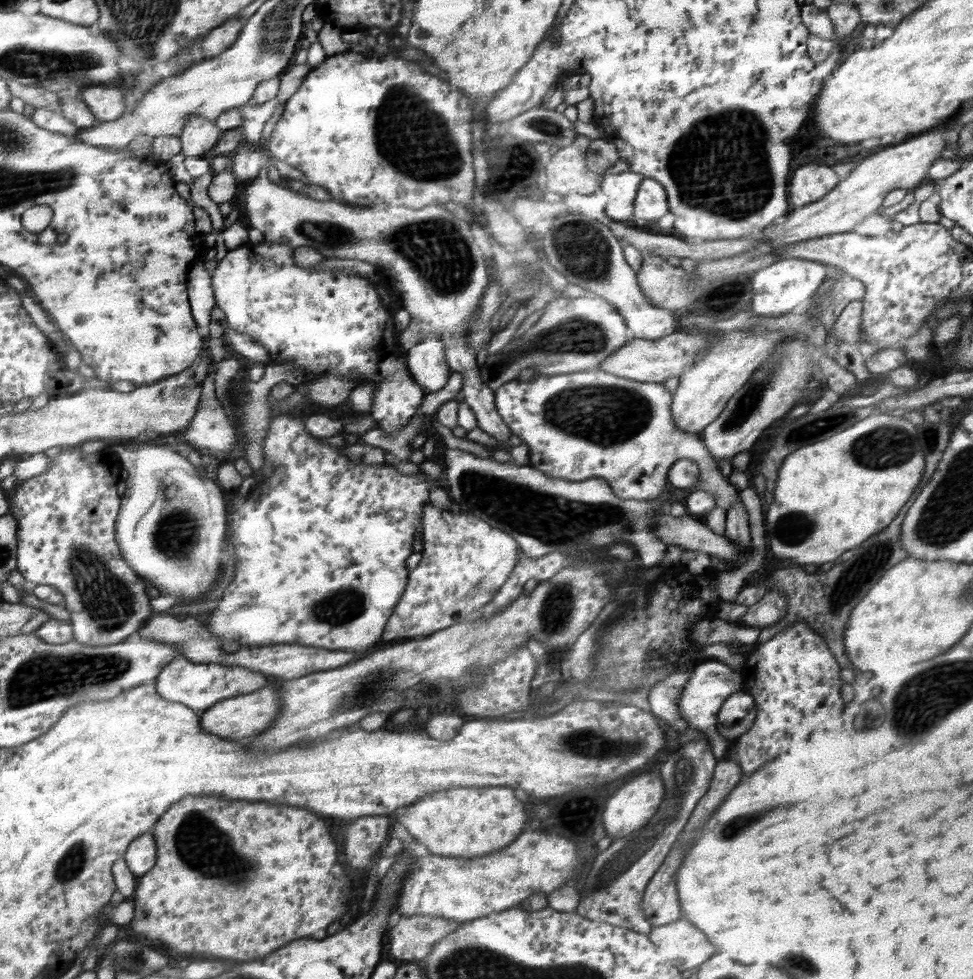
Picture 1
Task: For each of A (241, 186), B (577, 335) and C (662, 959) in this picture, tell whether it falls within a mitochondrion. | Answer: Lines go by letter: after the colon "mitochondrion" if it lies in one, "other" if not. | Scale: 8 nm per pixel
A: other
B: mitochondrion
C: other

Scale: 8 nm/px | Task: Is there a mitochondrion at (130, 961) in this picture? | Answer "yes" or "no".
yes

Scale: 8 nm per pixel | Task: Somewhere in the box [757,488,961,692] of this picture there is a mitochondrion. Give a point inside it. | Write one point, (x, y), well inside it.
(799, 521)

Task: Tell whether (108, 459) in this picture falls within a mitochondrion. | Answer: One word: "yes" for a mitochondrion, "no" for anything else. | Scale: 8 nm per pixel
no

